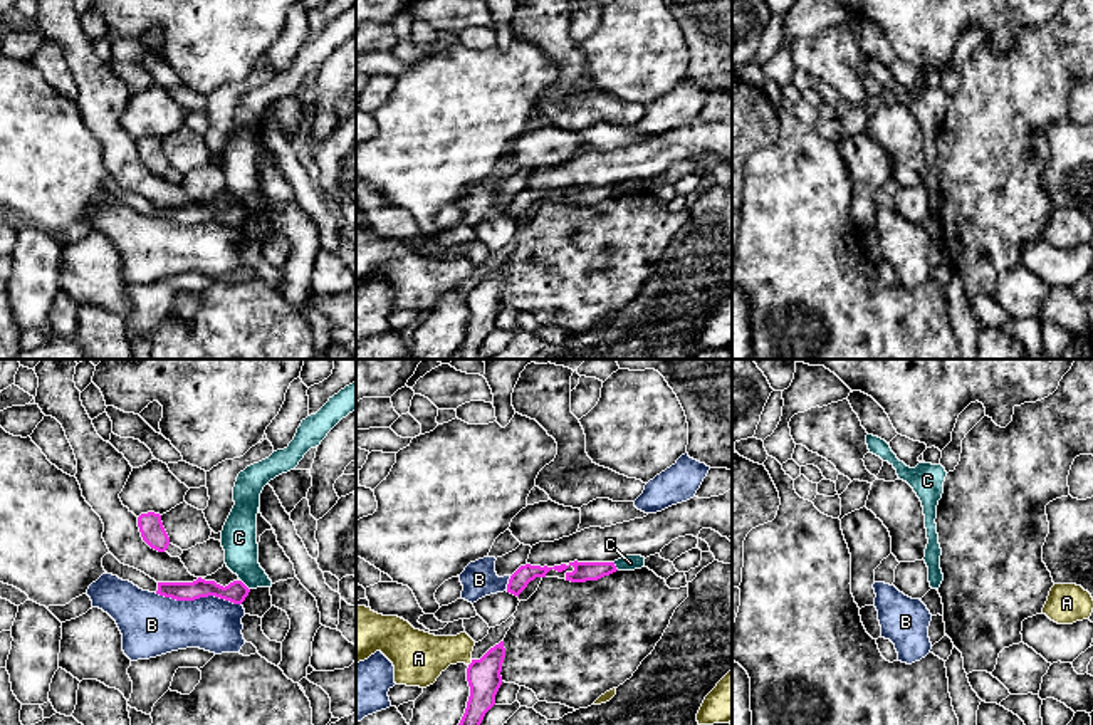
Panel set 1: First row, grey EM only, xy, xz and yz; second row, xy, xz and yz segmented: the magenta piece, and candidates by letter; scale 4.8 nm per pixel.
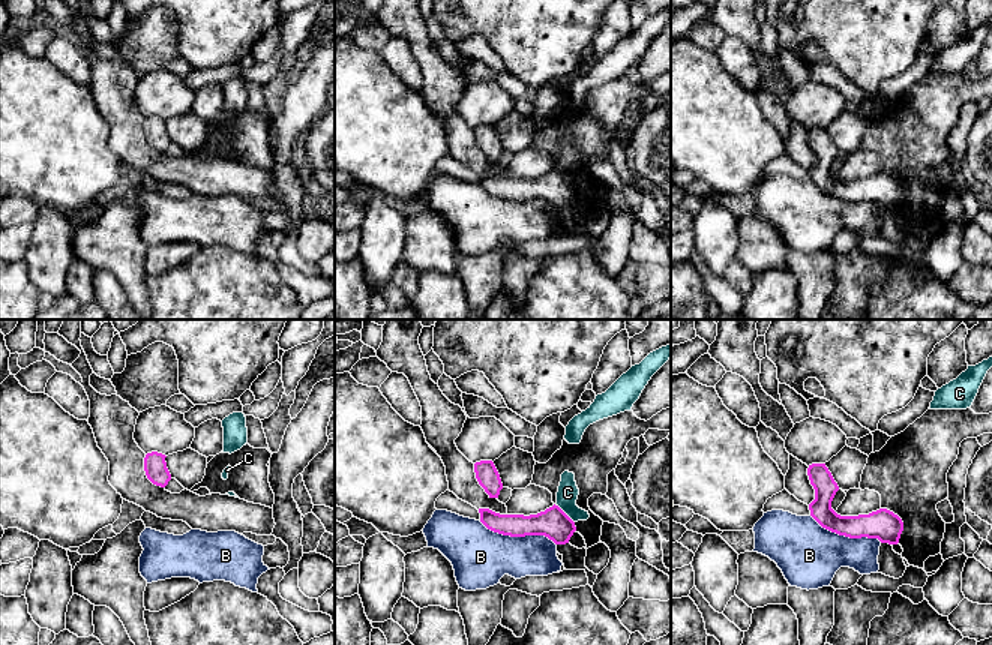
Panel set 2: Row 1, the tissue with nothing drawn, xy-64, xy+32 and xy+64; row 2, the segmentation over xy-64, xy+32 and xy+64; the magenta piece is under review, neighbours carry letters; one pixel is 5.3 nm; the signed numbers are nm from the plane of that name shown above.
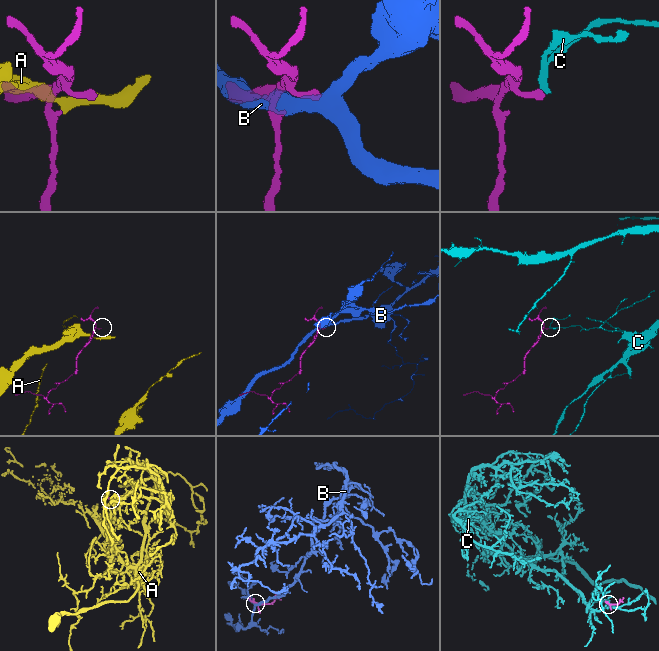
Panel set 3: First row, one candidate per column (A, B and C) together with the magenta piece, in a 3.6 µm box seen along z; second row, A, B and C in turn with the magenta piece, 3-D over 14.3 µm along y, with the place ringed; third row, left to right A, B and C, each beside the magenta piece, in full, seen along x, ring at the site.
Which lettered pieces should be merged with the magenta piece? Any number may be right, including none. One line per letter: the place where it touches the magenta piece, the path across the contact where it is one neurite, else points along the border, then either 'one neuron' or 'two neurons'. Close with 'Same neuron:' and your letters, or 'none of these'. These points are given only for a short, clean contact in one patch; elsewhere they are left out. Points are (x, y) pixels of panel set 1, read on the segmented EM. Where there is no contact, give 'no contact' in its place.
A: contact xz (470, 663); border xz (472, 660), (469, 665); two neurons
B: contact xy (198, 598); two neurons
C: contact xy (244, 584); border xy (240, 579), (249, 589); two neurons
Same neuron: none of these

